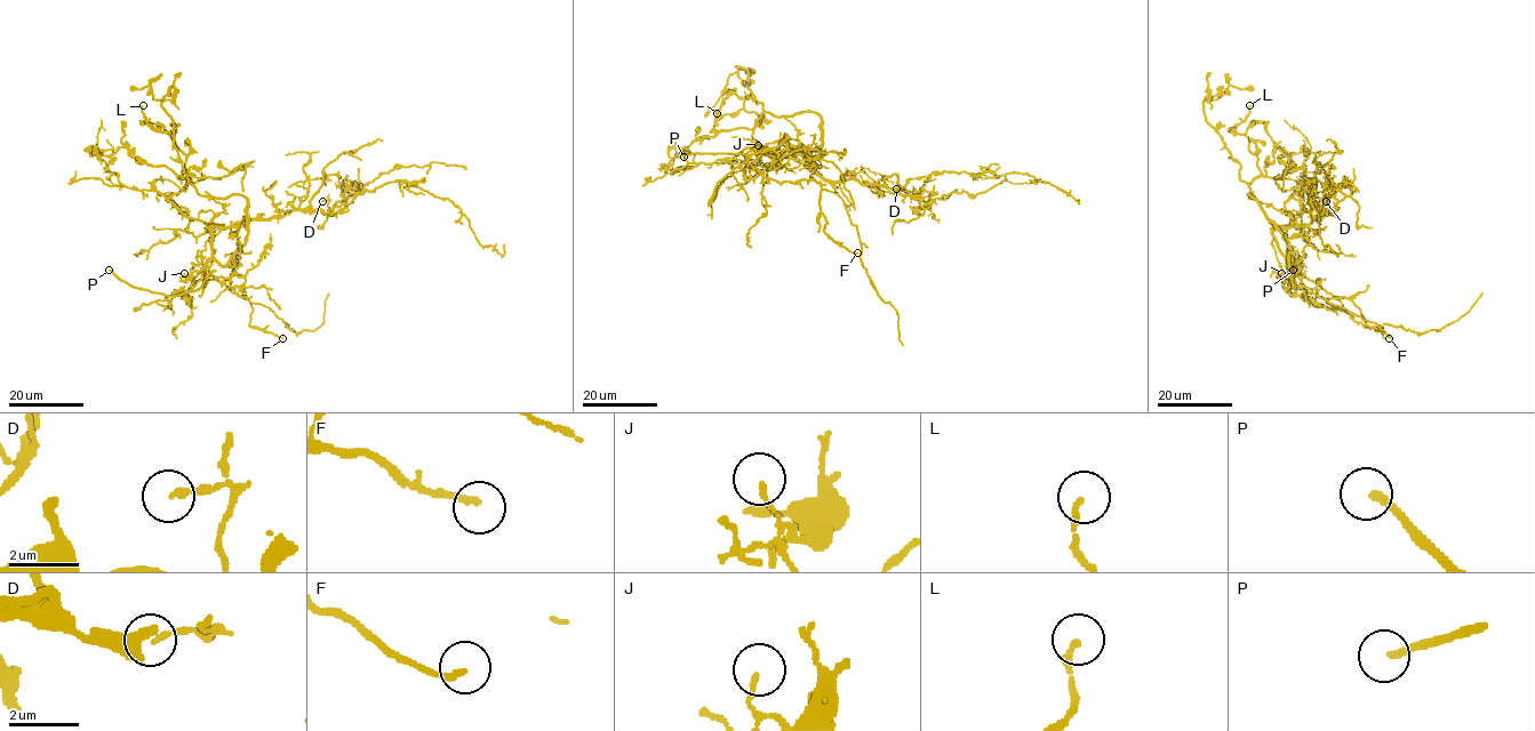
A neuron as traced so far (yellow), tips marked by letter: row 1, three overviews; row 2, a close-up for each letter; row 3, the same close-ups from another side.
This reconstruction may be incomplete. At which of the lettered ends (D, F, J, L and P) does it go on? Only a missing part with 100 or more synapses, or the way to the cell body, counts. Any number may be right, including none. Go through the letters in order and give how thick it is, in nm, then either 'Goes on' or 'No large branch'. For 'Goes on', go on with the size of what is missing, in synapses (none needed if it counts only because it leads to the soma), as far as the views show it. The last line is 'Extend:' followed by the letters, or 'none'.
D: Thickness 170 nm. No large branch
F: Thickness 170 nm. No large branch
J: Thickness 130 nm. No large branch
L: Thickness 180 nm. No large branch
P: Thickness 220 nm. Goes on
Extend: P

